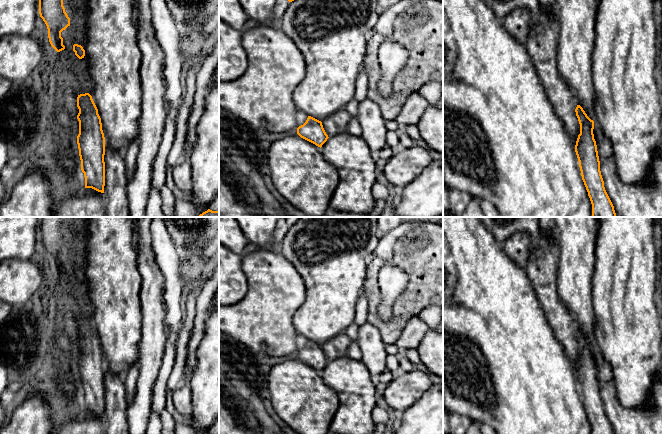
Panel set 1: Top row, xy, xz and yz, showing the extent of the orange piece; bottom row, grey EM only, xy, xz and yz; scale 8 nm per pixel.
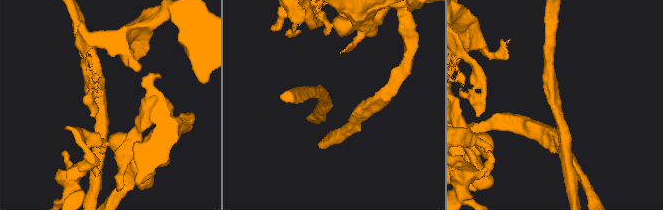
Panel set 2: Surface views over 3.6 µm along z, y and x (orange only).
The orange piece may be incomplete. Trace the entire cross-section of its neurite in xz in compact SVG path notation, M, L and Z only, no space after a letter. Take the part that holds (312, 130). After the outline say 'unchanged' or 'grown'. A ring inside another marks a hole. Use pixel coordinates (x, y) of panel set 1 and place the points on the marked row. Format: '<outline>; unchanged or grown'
M344 109L332 113L322 122L308 116L306 122L297 128L297 134L321 148L329 137L347 132L351 118L352 116Z; grown

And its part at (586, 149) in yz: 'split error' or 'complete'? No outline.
split error

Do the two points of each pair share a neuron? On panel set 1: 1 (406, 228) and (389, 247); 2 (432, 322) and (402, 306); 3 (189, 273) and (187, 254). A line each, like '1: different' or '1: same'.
1: same
2: different
3: same

